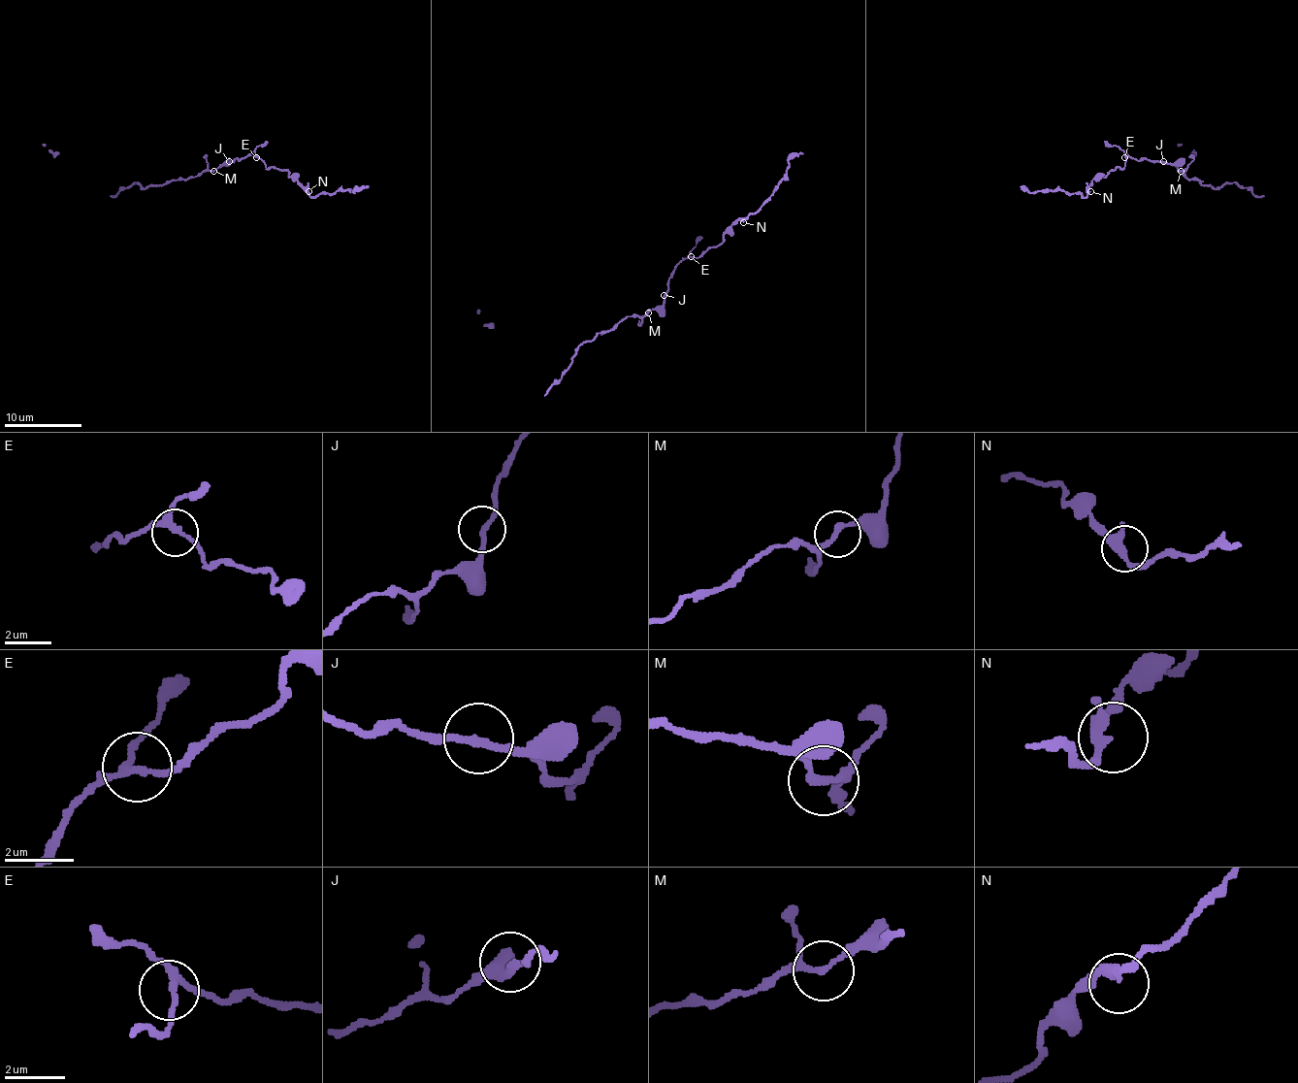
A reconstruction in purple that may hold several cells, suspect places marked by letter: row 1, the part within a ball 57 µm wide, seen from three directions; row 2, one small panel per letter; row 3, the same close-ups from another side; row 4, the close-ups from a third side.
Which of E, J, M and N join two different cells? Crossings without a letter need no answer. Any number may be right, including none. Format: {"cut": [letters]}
{"cut": []}

